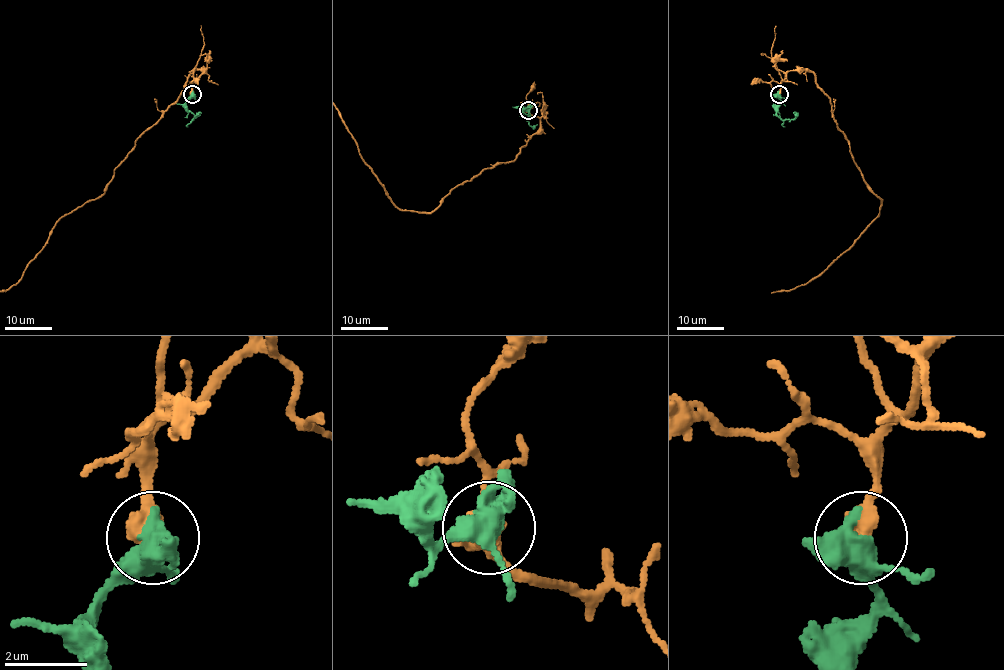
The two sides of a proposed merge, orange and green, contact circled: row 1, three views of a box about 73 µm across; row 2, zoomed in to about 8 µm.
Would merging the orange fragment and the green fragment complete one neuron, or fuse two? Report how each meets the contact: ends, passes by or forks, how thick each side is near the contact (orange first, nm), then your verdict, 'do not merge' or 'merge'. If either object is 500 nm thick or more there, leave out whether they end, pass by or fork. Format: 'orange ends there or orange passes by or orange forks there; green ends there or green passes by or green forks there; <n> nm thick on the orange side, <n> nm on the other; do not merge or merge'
550 nm thick on the orange side, 480 nm on the other; merge

